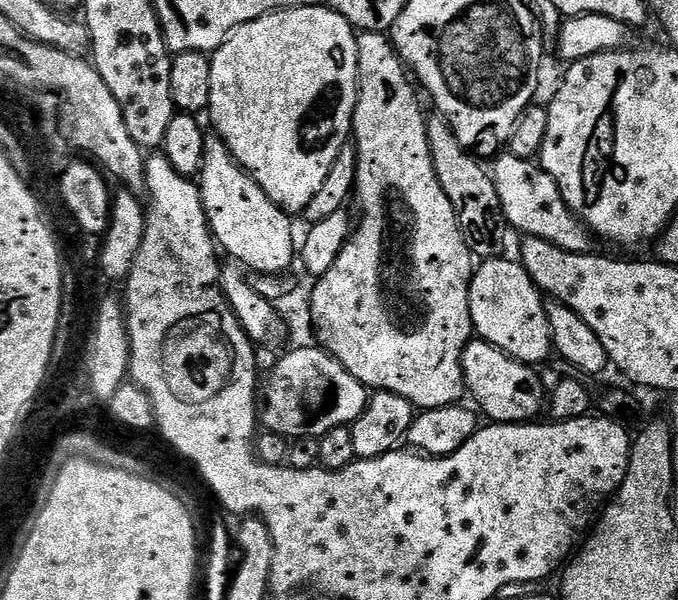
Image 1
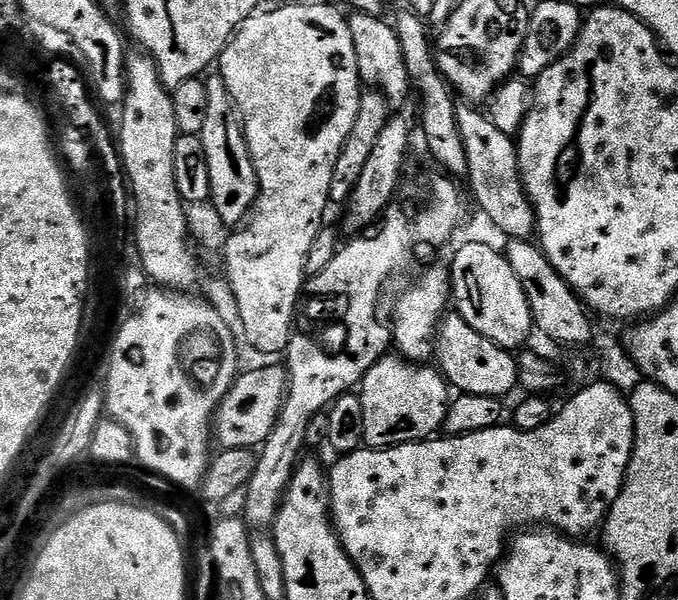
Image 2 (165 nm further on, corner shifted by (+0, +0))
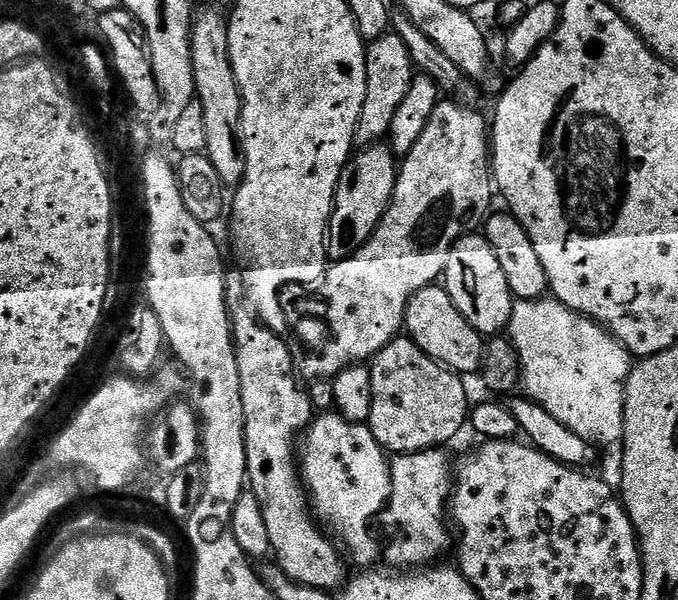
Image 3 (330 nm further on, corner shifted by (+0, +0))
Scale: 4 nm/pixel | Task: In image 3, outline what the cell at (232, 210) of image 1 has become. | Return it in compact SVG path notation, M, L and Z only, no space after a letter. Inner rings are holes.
M216 8L195 13L192 22L192 70L196 83L196 99L206 114L206 146L204 152L214 162L218 178L225 186L236 186L244 178L244 149L238 135L240 126L240 91L232 69L228 49L228 20Z

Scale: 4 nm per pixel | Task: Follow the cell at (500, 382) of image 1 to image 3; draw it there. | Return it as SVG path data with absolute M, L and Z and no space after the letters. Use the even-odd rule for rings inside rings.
M429 286L418 290L418 294L410 298L408 309L404 312L404 323L407 335L430 358L457 374L479 373L484 363L485 341L476 328L466 322L458 306L454 306L447 288Z

